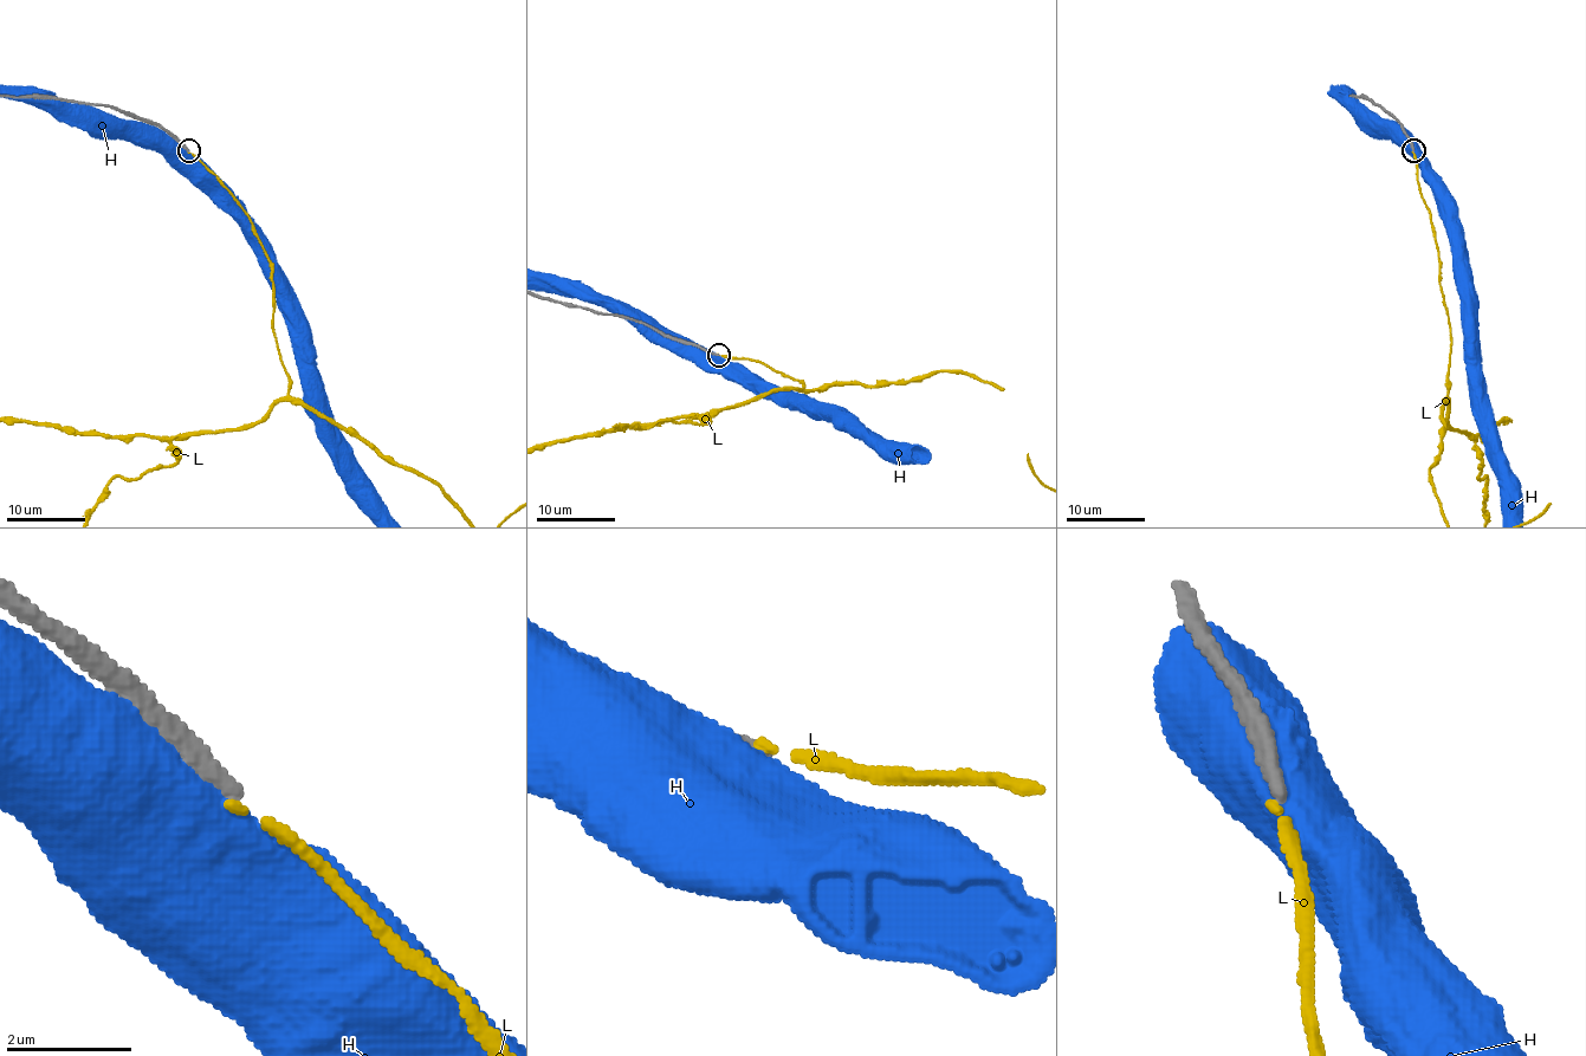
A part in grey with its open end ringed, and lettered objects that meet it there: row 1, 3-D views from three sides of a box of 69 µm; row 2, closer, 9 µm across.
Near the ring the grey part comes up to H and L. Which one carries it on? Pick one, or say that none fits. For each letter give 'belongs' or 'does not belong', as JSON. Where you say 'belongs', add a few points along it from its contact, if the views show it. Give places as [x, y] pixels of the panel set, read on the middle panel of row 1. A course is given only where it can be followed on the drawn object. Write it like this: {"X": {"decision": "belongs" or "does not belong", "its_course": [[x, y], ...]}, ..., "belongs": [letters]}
{"H": {"decision": "does not belong"}, "L": {"decision": "does not belong"}, "belongs": []}

